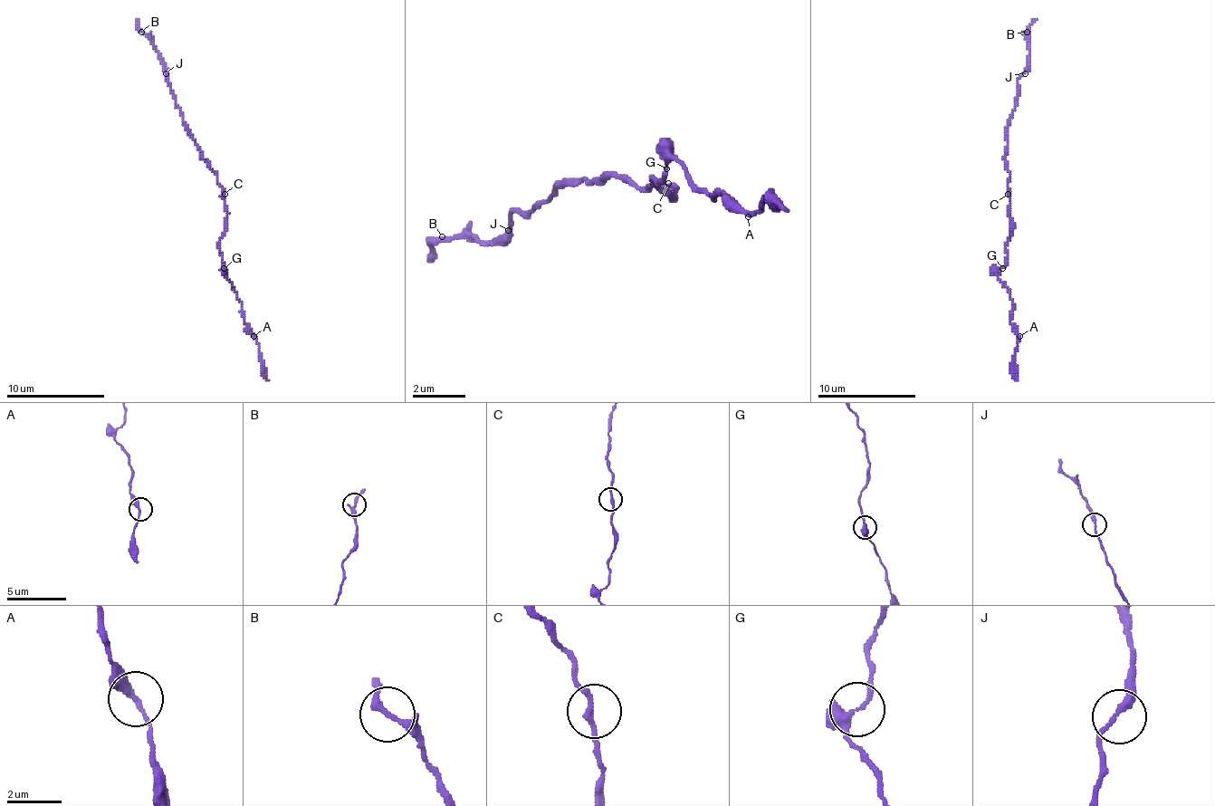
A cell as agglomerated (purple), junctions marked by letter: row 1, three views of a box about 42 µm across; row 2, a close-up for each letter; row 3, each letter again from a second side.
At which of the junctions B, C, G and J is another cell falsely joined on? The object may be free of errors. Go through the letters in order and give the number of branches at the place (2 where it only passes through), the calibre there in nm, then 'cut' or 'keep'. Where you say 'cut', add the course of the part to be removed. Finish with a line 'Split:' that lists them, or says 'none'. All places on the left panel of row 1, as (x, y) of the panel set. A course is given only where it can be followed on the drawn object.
B: 3 | 190 nm | keep
C: 2 | 190 nm | keep
G: 3 | 240 nm | keep
J: 2 | 240 nm | keep
Split: none

